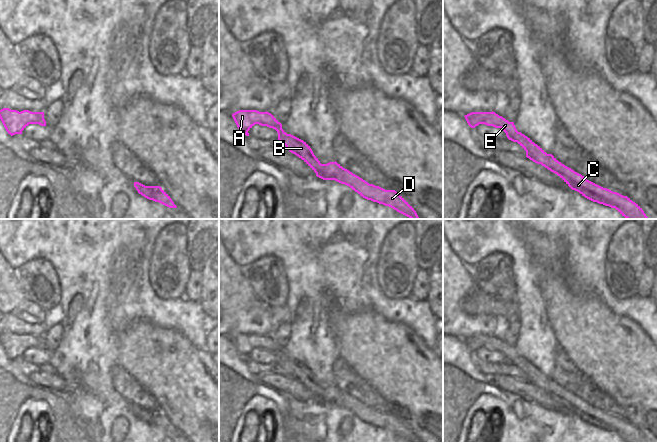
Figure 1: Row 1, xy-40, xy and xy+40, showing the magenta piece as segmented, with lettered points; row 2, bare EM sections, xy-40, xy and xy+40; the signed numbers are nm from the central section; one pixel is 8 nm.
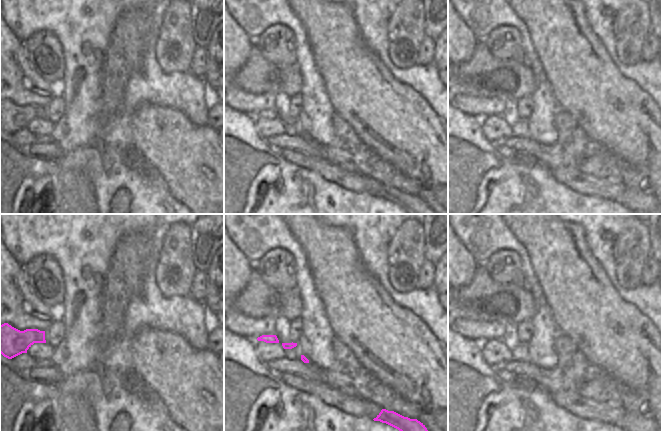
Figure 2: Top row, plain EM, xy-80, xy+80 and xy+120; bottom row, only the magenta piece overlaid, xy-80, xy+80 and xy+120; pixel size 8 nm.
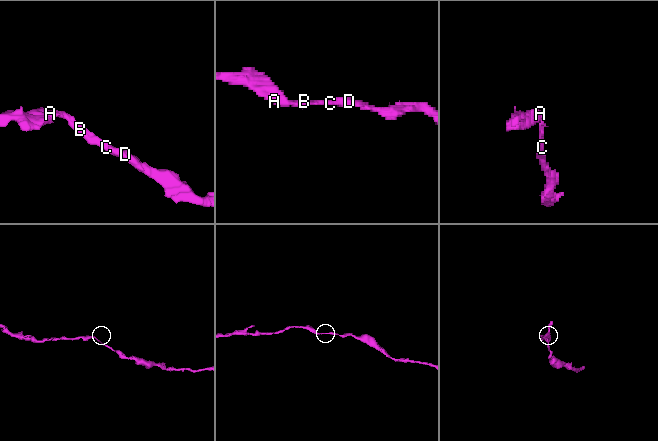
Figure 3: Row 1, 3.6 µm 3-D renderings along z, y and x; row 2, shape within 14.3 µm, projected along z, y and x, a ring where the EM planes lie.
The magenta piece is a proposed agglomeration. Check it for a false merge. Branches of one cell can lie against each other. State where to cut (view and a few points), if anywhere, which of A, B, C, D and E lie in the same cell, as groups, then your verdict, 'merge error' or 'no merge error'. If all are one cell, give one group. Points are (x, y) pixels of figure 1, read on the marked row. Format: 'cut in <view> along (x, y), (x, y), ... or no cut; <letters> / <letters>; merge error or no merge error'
no cut; A B C D E; no merge error

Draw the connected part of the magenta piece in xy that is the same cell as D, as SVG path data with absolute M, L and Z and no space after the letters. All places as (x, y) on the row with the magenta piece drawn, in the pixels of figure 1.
M239 110L233 113L232 117L238 129L246 136L249 136L248 131L255 124L275 129L278 133L278 140L291 153L301 158L316 173L317 177L345 184L367 200L389 206L410 219L419 219L414 208L395 190L385 190L379 186L369 184L343 168L336 161L321 164L310 146L303 140L287 134L282 129L282 124L271 113L257 110Z

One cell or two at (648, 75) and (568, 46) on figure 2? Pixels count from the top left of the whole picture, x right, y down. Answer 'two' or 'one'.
two

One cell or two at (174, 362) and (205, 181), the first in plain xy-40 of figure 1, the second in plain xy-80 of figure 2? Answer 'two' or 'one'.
one

